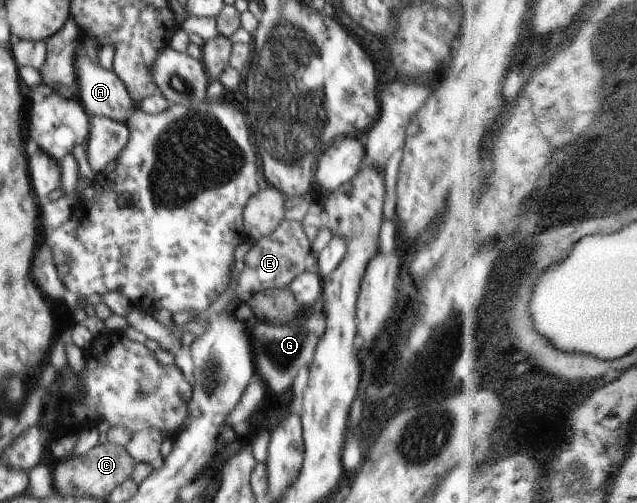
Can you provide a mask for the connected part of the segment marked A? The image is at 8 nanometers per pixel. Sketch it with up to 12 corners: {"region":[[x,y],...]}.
{"region":[[81,32],[76,98],[89,116],[125,123],[137,107],[102,45]]}

